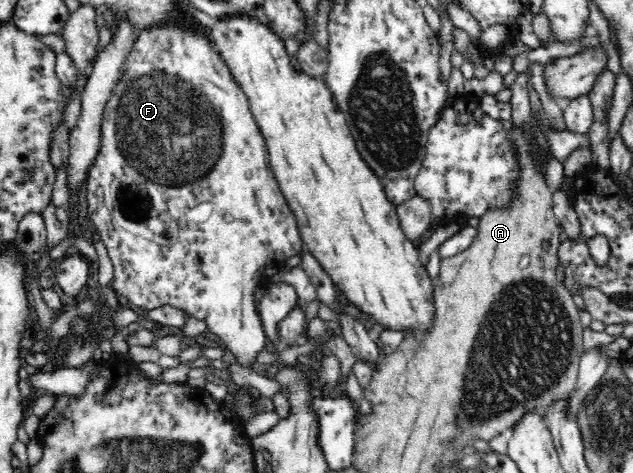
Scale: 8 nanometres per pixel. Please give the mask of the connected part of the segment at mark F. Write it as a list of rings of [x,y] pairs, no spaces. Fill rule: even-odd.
[[[157,26],[141,32],[135,39],[124,63],[122,79],[117,82],[113,95],[107,101],[101,117],[101,146],[93,165],[88,169],[87,191],[88,218],[98,229],[108,255],[113,263],[112,287],[117,295],[124,295],[143,310],[172,305],[190,316],[205,321],[207,329],[218,335],[225,348],[234,356],[240,367],[252,369],[267,341],[261,318],[257,314],[255,293],[260,279],[279,273],[287,265],[287,259],[304,250],[300,230],[285,196],[280,190],[269,163],[269,154],[257,122],[251,113],[245,92],[235,81],[229,66],[219,58],[214,42],[203,32],[179,26]]]

